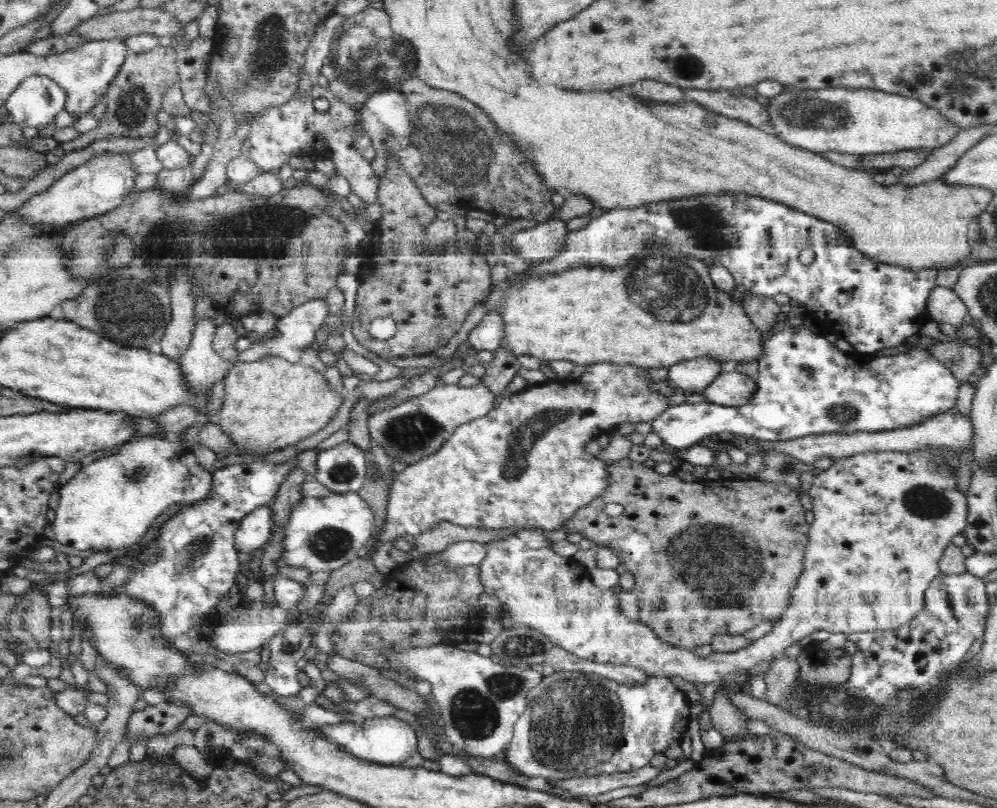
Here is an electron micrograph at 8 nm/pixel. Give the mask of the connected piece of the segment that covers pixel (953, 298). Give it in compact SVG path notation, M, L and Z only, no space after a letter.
M934 287L929 296L929 302L936 302L936 322L945 322L958 328L968 315L967 306L962 302L958 293L948 287Z

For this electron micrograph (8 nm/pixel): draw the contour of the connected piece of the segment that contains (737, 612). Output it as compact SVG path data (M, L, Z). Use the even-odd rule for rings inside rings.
M626 457L608 466L606 490L598 498L592 499L587 505L580 507L569 518L569 521L563 524L562 530L578 532L584 538L596 542L598 546L606 546L606 548L613 550L618 555L621 564L626 566L626 571L633 574L635 578L635 586L632 591L636 594L639 602L638 606L640 608L640 621L642 621L642 625L650 628L655 636L661 638L667 644L677 646L677 648L693 650L696 646L710 644L710 642L713 642L713 638L720 634L743 635L764 621L773 622L779 620L786 612L791 597L791 590L796 586L799 576L803 571L804 553L806 552L809 539L809 524L804 517L806 510L802 507L798 494L799 492L795 485L765 482L759 479L742 480L732 478L729 475L712 481L703 479L694 482L682 482L674 474L660 476L658 472L654 472L654 468L648 468L644 466L644 463L632 461ZM606 504L622 504L624 511L619 516L609 516L604 511ZM718 540L720 540L722 548L724 548L724 542L726 542L726 548L730 544L732 550L718 550Z

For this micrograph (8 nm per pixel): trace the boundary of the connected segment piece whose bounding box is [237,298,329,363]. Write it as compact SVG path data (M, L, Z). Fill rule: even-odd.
M325 298L312 299L304 304L294 307L286 316L281 317L275 324L275 333L278 338L268 343L252 344L248 350L238 353L237 362L253 362L257 358L262 358L266 354L274 354L290 363L300 363L302 353L315 341L316 332L328 314L328 303Z

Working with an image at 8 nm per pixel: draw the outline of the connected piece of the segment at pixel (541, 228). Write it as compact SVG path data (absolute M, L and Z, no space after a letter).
M552 219L515 232L508 243L514 254L534 262L560 254L566 248L568 235L567 221Z

